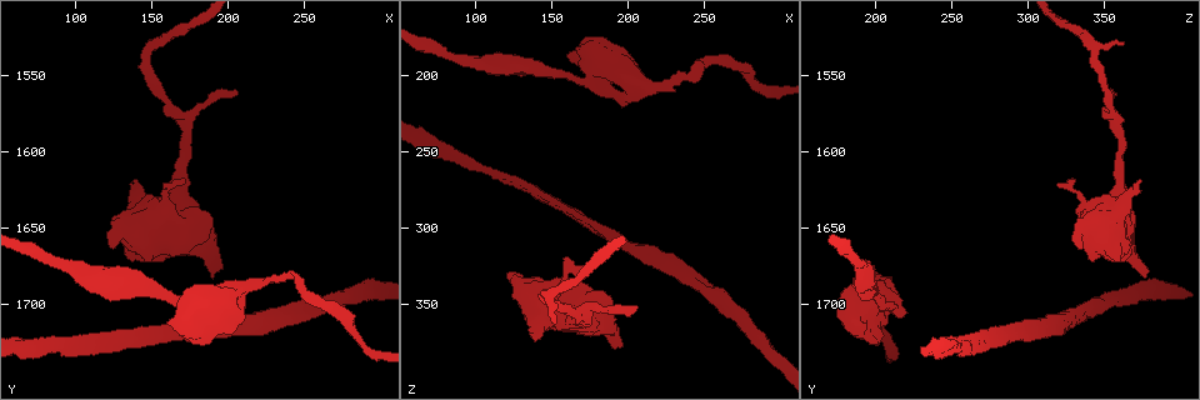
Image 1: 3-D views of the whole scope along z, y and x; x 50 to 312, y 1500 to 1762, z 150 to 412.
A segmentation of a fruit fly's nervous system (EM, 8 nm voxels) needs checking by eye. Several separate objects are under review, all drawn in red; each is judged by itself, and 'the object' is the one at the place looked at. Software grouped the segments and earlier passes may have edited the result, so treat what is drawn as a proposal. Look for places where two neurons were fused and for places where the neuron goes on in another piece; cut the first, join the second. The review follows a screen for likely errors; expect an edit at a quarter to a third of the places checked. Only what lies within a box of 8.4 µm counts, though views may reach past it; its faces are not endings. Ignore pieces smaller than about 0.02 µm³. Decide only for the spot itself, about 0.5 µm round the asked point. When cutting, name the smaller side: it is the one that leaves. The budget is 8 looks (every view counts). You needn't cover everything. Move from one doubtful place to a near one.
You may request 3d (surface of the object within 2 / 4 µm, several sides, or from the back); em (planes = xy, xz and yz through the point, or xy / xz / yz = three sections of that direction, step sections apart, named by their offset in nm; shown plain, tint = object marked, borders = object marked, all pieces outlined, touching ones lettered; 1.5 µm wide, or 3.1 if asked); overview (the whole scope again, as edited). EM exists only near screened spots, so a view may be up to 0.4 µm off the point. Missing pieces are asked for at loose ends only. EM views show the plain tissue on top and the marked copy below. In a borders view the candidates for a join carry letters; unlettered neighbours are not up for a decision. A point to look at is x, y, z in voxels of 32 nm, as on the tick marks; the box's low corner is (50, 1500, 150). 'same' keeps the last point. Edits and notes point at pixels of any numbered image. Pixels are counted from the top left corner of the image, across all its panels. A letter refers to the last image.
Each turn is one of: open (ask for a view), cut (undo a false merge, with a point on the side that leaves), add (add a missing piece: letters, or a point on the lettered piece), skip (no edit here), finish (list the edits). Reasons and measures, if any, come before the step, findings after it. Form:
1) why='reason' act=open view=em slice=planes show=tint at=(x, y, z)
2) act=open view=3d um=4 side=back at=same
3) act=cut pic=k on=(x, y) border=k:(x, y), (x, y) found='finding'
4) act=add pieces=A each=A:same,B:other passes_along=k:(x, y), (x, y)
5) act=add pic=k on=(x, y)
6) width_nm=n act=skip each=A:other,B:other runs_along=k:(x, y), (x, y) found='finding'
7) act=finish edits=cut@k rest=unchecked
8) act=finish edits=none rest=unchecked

why='branch stops here' act=open view=3d um=2 at=(182, 1726, 200)

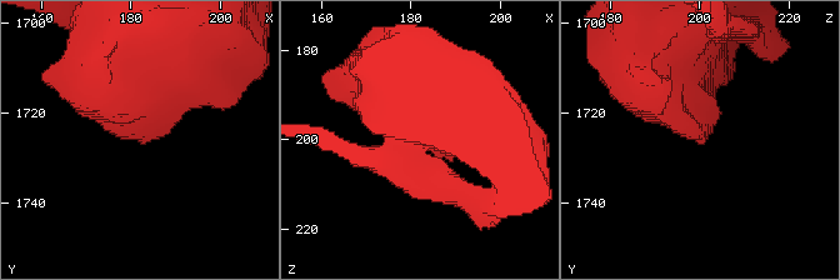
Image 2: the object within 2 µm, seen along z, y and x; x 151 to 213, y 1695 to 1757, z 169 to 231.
act=open view=em slice=xy step=4 show=borders at=(181, 1726, 201)

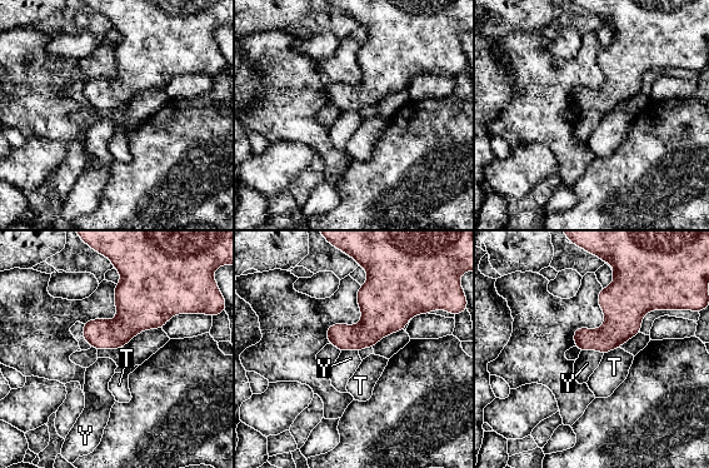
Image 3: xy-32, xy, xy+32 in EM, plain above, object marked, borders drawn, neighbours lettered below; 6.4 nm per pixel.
why='another direction' act=open view=em slice=planes show=borders at=same

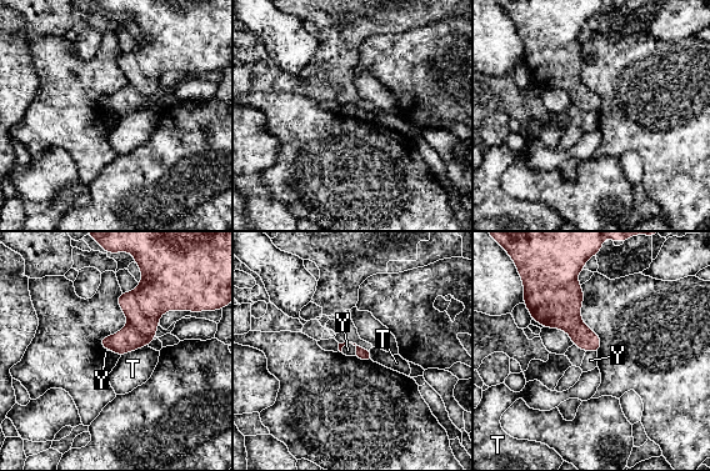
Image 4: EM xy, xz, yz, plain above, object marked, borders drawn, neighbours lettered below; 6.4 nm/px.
act=skip each=T:other,Y:other border=4:(356, 346), (346, 344), (341, 351) found='no lettered piece goes on from it'

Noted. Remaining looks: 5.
why='an open end' act=open view=3d um=2 at=(188, 1684, 378)

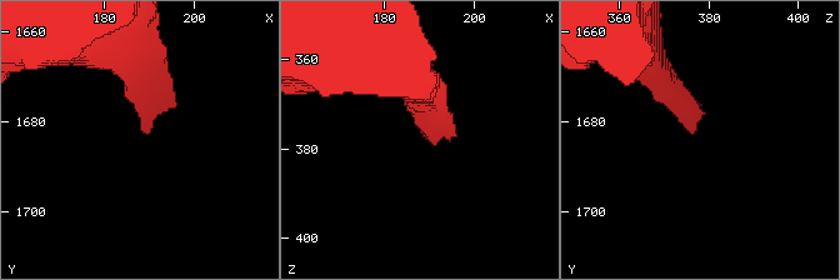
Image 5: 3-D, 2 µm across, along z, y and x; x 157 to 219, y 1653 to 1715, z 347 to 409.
act=open view=em slice=planes show=tint at=(190, 1683, 377)

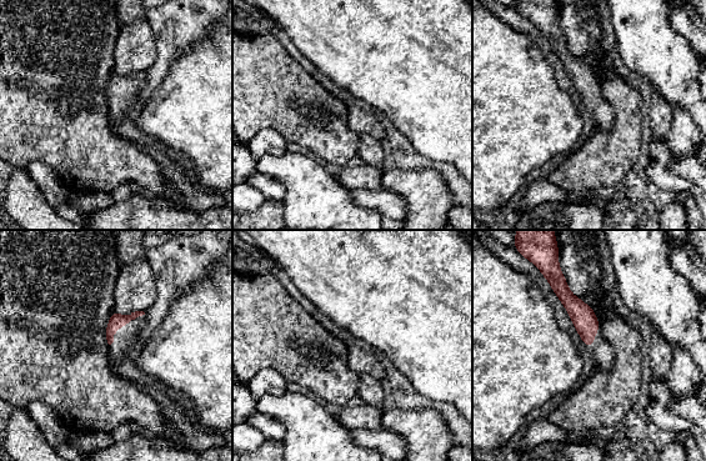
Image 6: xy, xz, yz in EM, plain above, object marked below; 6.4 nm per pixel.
act=open view=em slice=planes show=borders at=same

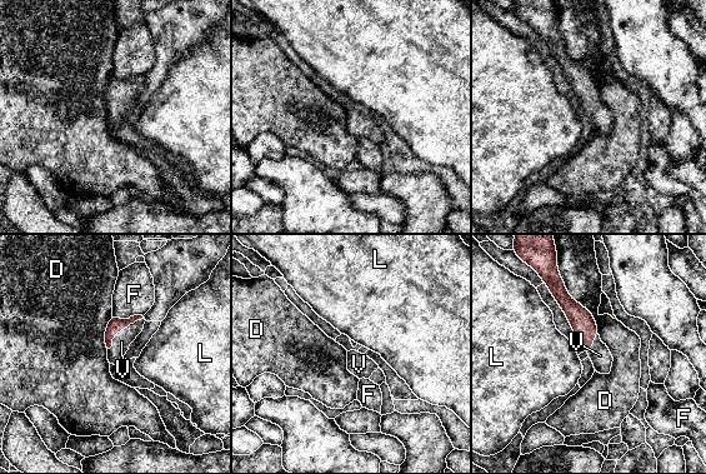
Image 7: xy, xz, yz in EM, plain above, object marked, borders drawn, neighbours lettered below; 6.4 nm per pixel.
act=add pieces=V each=D:other,F:other,L:other,V:same passes_along=7:(115, 324), (123, 329), (121, 342) found='it goes on there'

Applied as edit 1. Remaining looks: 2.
act=open view=em slice=planes show=borders at=(204, 1560, 352)

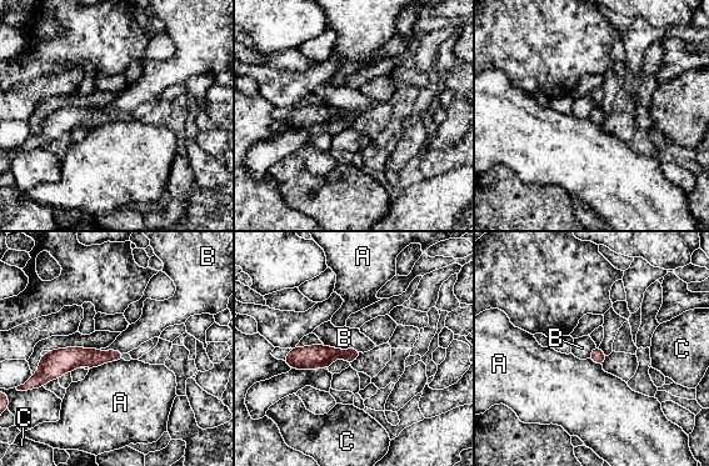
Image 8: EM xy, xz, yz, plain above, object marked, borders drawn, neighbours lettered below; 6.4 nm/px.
act=skip each=A:other,B:other,C:other runs_along=8:(120, 355), (71, 357), (41, 370) found='no lettered piece goes on from it'

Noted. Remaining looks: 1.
act=finish edits=add@7 rest=unchecked

